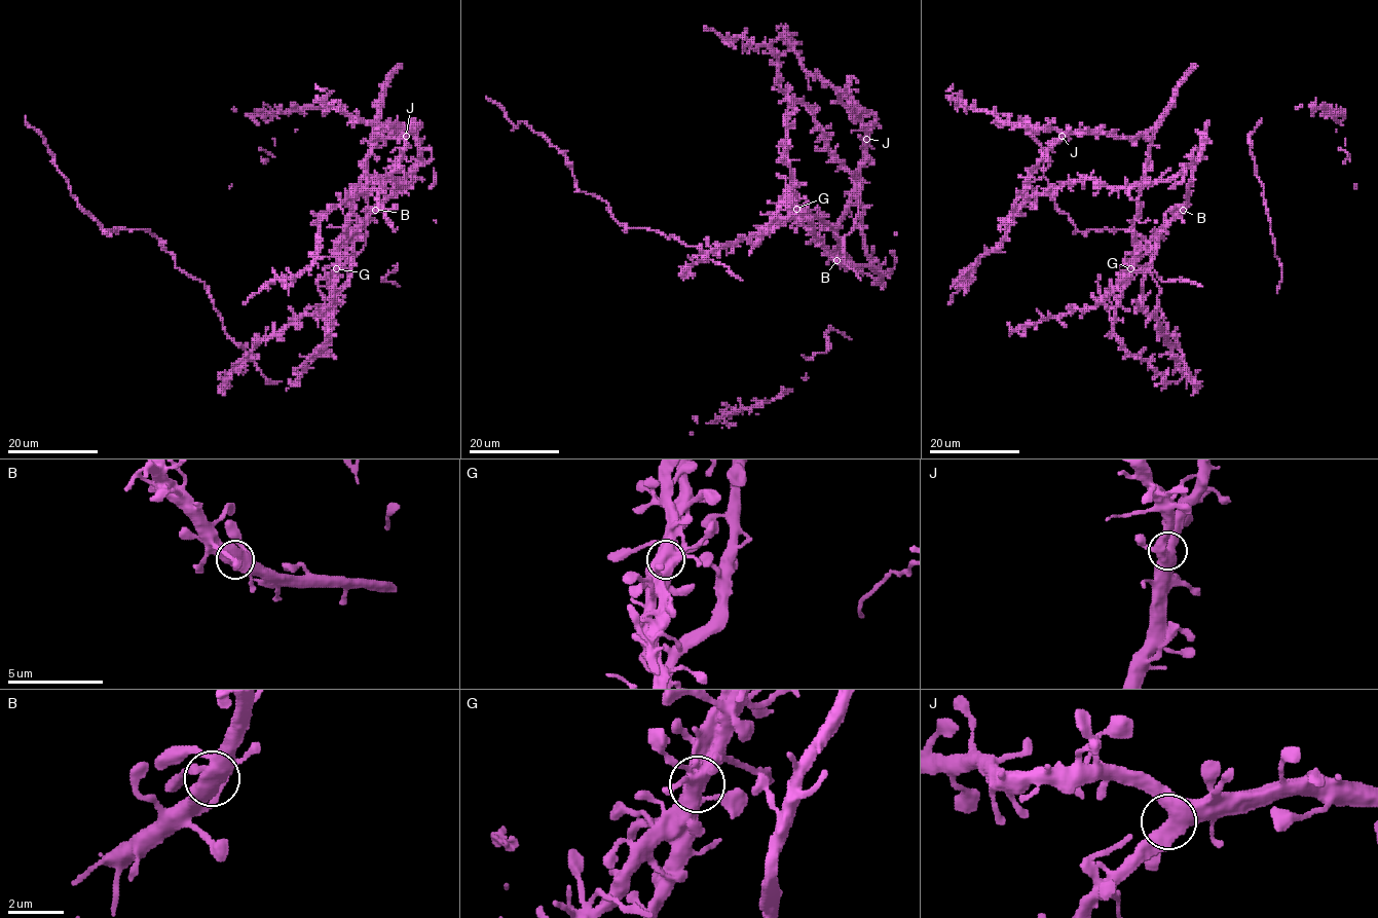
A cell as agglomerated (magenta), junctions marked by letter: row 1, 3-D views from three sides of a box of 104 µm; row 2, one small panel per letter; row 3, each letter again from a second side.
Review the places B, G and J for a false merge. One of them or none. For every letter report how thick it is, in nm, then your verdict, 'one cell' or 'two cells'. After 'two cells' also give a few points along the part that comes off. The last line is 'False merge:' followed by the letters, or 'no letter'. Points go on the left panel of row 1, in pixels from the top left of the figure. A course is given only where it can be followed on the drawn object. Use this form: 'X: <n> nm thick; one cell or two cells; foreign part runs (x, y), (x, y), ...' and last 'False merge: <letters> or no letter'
B: 500 nm thick; one cell
G: 600 nm thick; one cell
J: 480 nm thick; one cell
False merge: no letter

